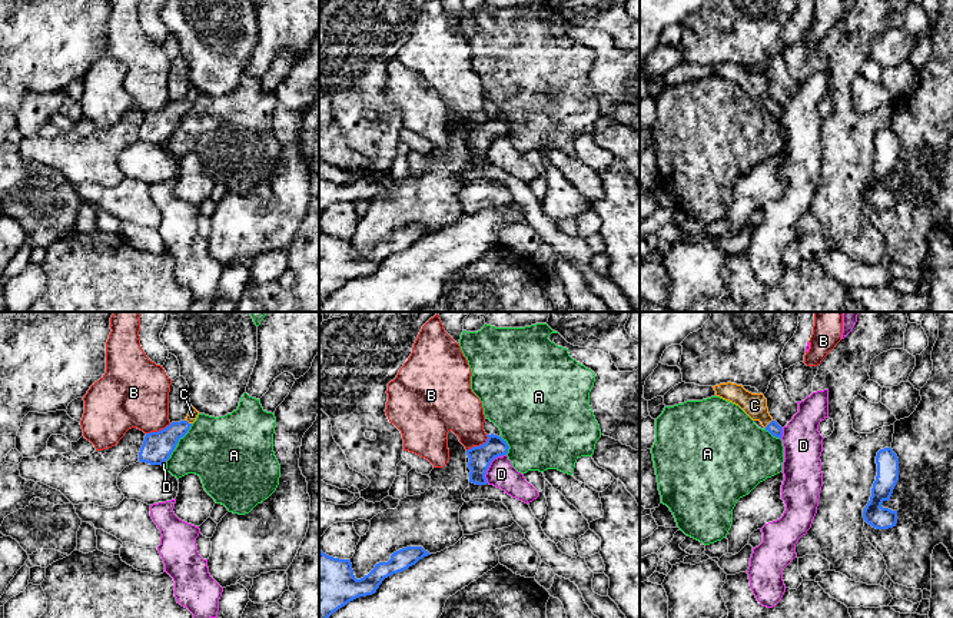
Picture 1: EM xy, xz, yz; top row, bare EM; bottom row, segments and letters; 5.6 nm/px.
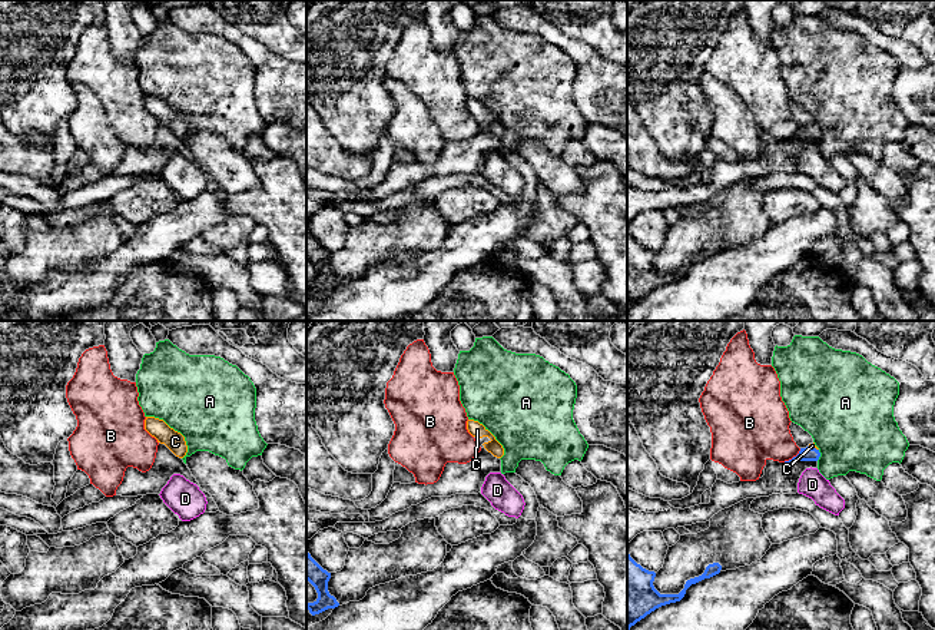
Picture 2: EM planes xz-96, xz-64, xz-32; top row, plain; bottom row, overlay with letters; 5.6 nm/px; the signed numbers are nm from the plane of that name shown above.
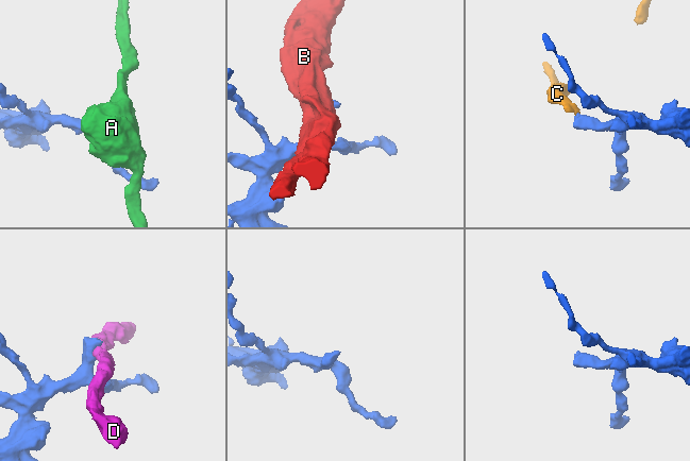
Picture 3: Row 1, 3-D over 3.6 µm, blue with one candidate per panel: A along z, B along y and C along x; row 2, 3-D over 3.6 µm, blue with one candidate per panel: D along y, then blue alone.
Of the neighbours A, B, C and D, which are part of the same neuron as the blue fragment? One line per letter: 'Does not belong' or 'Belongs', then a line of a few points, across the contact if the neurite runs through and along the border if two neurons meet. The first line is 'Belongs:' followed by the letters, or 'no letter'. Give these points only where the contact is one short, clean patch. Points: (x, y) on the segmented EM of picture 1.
Belongs: C
A: Does not belong. Line: xy (192, 424), (166, 461)
B: Does not belong. Line: xz (488, 437), (484, 442), (467, 451)
C: Belongs. Line: yz (773, 427), (769, 424), (754, 405)
D: Does not belong. Line: xz (505, 454), (491, 462), (485, 475), (487, 482)

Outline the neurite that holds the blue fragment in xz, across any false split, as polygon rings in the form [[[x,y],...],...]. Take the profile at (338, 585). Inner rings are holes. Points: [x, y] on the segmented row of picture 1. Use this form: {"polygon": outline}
{"polygon": [[[406,546],[391,555],[388,562],[379,562],[361,579],[353,575],[351,559],[339,559],[319,549],[319,618],[329,618],[348,602],[372,595],[382,581],[415,565],[431,555],[422,546]]]}

